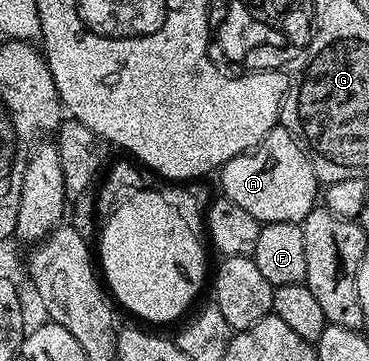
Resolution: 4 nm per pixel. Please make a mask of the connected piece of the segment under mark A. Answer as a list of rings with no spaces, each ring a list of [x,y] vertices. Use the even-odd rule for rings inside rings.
[[[284,125],[274,127],[252,151],[224,163],[219,168],[220,175],[224,198],[239,205],[239,209],[247,209],[263,225],[279,221],[301,223],[314,210],[313,202],[319,199],[315,169],[304,147]]]

